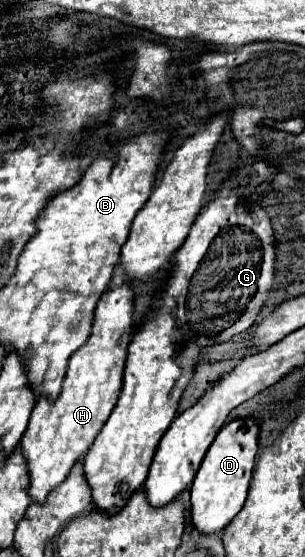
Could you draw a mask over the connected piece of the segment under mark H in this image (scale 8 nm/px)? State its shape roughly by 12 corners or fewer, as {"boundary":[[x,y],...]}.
{"boundary":[[116,273],[20,449],[44,503],[116,407],[134,289]]}

